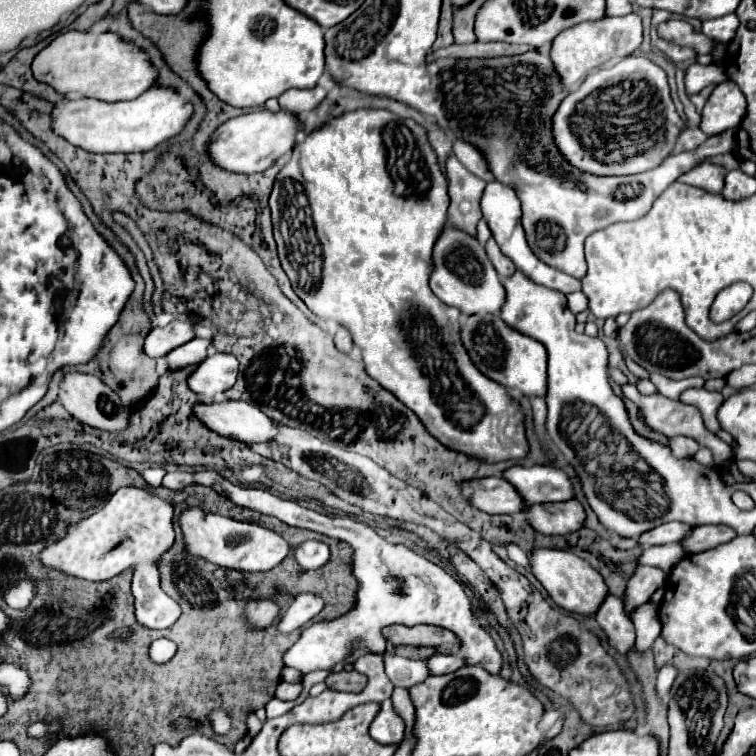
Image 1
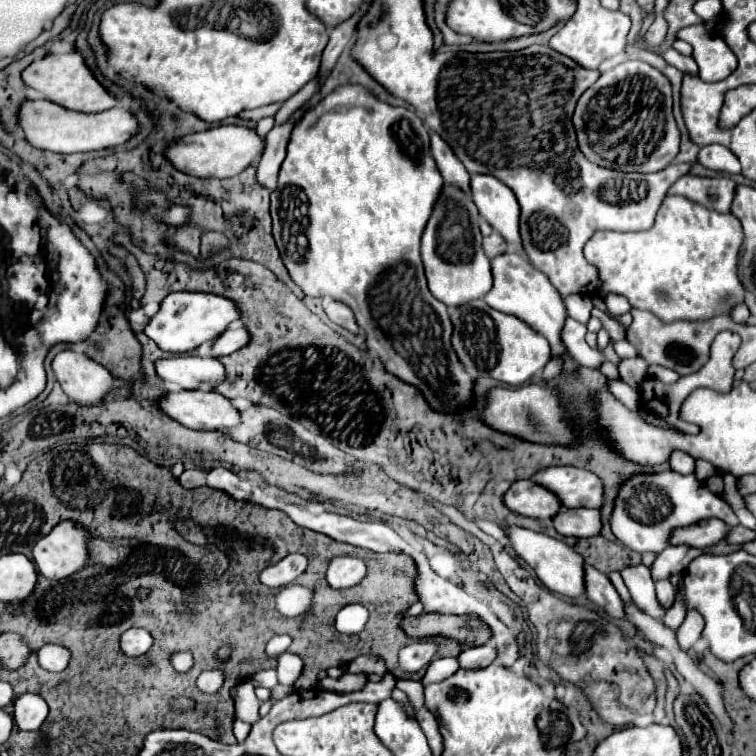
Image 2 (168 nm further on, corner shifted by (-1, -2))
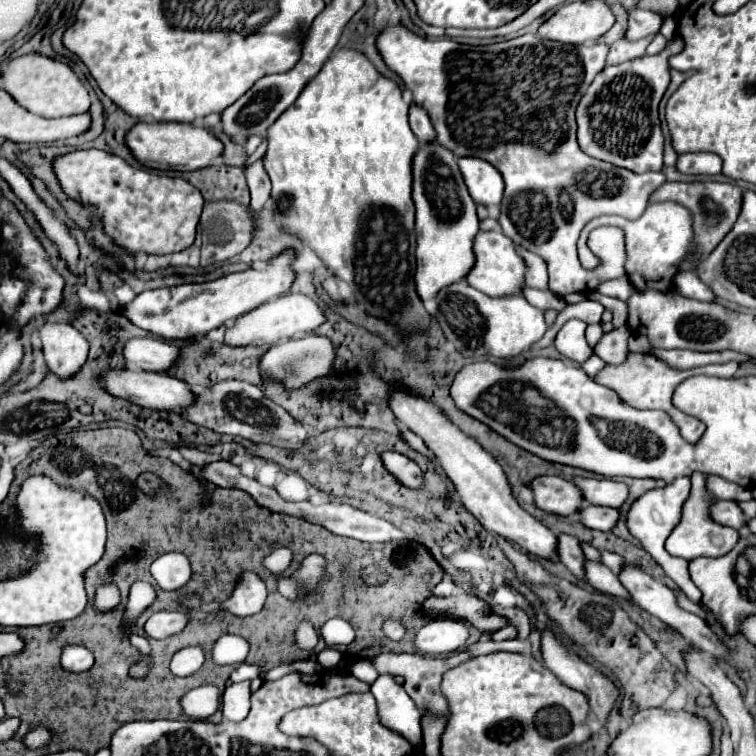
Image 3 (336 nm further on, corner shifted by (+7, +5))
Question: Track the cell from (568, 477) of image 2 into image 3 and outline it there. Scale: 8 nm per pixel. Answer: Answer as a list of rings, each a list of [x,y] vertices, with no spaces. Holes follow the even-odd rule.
[[[571,477],[571,483],[581,491],[583,501],[591,505],[621,507],[627,497],[627,485],[607,477]]]

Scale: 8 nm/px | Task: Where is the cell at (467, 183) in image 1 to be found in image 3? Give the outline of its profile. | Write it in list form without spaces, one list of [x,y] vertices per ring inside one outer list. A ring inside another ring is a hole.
[[[411,105],[409,109],[409,125],[419,139],[419,143],[433,143],[435,141],[435,129],[427,117],[425,109],[419,109],[417,105]]]

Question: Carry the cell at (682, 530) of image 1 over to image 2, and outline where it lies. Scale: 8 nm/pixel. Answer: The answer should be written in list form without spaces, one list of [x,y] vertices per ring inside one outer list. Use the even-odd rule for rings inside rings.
[[[709,518],[701,520],[689,528],[679,528],[675,530],[671,544],[689,544],[693,548],[707,548],[709,544],[719,544],[721,540],[727,538],[729,526],[719,520],[719,518]]]

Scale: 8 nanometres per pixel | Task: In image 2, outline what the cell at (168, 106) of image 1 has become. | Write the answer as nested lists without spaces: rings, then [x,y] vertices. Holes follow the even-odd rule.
[[[23,100],[23,104],[19,104],[17,124],[31,146],[49,152],[61,152],[61,154],[91,152],[91,150],[117,146],[127,142],[137,132],[137,120],[133,118],[133,114],[129,114],[119,106],[97,114],[85,114],[85,112],[59,108],[57,104],[47,100]]]

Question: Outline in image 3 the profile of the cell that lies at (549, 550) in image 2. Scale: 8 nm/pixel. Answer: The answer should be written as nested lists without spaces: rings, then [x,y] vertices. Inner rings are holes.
[[[395,389],[395,393],[391,393],[391,409],[395,417],[407,429],[419,435],[425,441],[425,445],[435,453],[443,471],[455,485],[459,501],[467,507],[467,511],[471,511],[477,517],[477,521],[487,531],[517,543],[529,555],[537,555],[549,561],[557,555],[557,535],[551,533],[545,525],[541,525],[535,517],[531,517],[519,507],[517,499],[511,495],[511,489],[501,465],[487,451],[483,451],[483,447],[475,439],[461,433],[451,421],[447,421],[447,417],[439,413],[437,405],[423,401],[423,397],[405,393],[403,389]]]

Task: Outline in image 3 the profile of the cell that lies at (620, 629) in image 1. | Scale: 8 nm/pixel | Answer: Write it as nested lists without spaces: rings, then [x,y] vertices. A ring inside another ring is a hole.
[[[559,535],[559,561],[579,579],[587,583],[585,577],[585,555],[581,549],[581,543],[575,541],[575,537]]]

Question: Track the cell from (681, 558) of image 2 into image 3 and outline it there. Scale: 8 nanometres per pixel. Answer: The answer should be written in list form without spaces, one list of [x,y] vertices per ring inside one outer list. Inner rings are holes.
[[[691,473],[691,497],[687,499],[687,505],[683,507],[681,523],[673,529],[673,533],[665,541],[665,549],[673,557],[681,559],[695,559],[695,557],[721,557],[723,553],[731,551],[733,545],[739,541],[739,531],[731,527],[721,527],[709,519],[709,505],[715,501],[715,497],[705,489],[705,477],[701,473]]]

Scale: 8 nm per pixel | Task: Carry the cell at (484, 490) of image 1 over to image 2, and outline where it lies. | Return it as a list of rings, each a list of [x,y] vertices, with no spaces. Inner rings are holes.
[[[517,480],[515,484],[511,484],[505,494],[505,504],[517,514],[537,520],[549,520],[561,510],[561,500],[557,498],[557,494],[533,480]]]

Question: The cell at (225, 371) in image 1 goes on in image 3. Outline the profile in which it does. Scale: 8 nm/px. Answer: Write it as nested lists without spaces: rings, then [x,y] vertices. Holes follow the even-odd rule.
[[[139,337],[127,341],[123,355],[127,361],[125,369],[167,373],[171,367],[179,363],[181,351],[171,341],[159,337]]]

